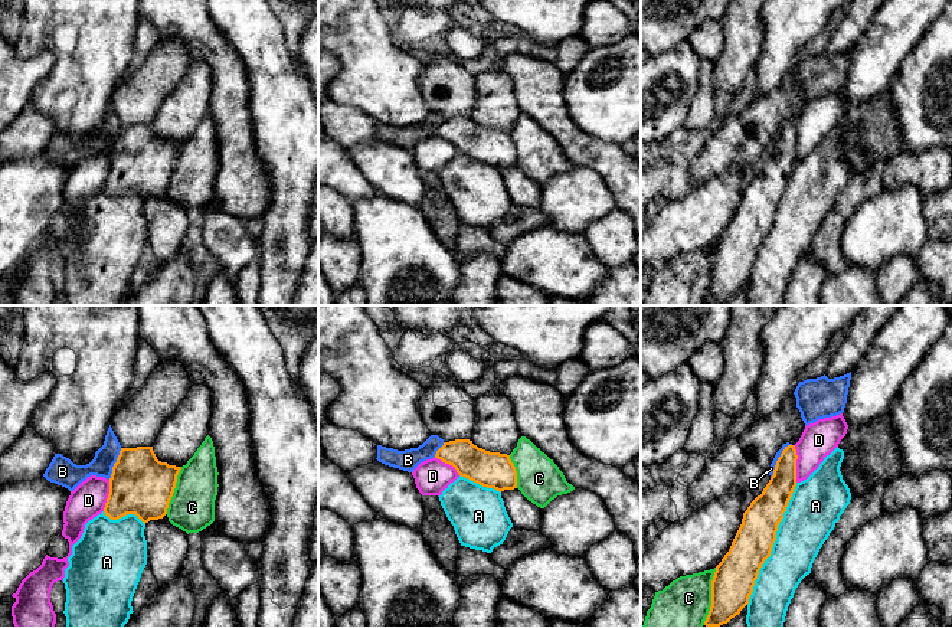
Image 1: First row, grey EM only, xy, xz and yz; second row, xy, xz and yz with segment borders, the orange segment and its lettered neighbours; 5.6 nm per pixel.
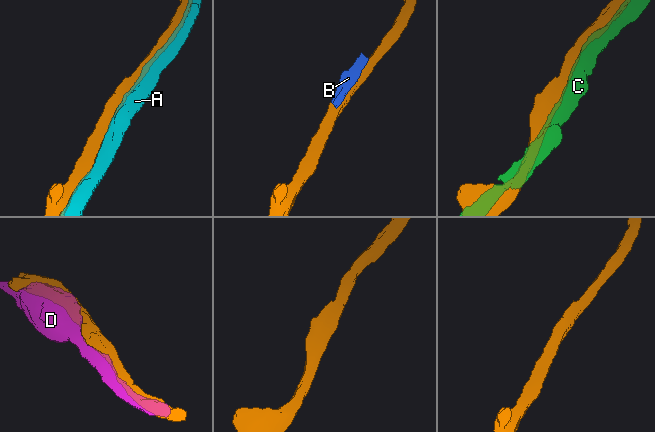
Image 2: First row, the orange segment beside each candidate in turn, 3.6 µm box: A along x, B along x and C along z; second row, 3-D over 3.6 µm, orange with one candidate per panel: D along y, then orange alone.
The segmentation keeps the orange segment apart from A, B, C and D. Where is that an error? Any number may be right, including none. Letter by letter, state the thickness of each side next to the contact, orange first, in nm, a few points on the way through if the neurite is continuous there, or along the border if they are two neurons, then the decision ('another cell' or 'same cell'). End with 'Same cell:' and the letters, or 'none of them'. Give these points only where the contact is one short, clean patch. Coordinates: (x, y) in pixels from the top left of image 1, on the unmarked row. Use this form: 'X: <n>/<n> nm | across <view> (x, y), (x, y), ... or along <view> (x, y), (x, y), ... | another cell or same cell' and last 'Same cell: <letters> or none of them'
A: 220/280 nm | another cell
B: 170/40 nm | along yz (791, 121), (782, 128), (771, 154) | another cell
C: 240/320 nm | another cell
D: 160/200 nm | another cell
Same cell: none of them

